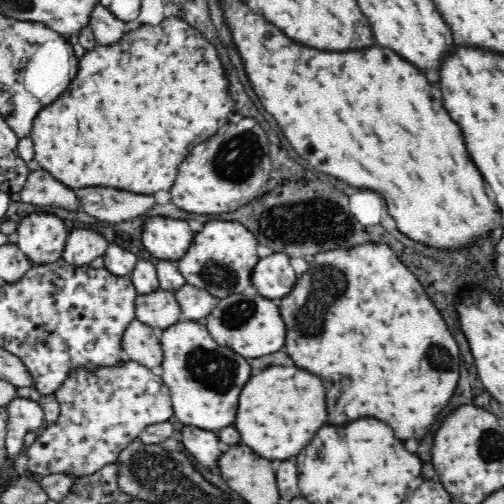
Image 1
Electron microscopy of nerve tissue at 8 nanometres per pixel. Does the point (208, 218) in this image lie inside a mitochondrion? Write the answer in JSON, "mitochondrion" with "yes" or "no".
{"mitochondrion":"no"}

